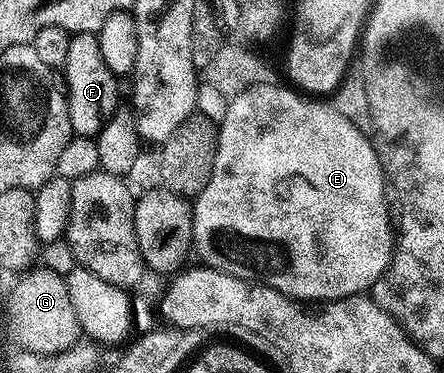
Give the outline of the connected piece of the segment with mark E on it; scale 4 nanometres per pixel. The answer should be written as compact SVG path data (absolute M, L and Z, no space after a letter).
M281 83L272 85L252 85L243 89L227 103L224 118L218 124L218 145L216 146L216 162L212 166L212 178L208 178L208 186L204 186L204 190L193 201L194 209L194 247L193 251L198 252L198 256L203 265L207 268L214 268L216 271L226 272L232 276L238 276L241 280L250 280L253 278L257 283L266 284L270 288L275 288L280 294L292 297L293 300L303 302L325 302L328 300L343 300L346 296L356 296L366 294L373 289L374 283L377 282L382 275L386 273L386 267L390 264L390 258L394 254L394 245L396 243L396 232L392 227L392 208L386 205L385 192L388 192L388 181L383 173L382 164L378 160L378 155L374 149L373 143L365 131L359 125L353 124L348 118L344 118L344 114L340 114L335 110L333 103L323 102L318 98L311 98L306 94L299 94L293 87L285 86L282 88Z

